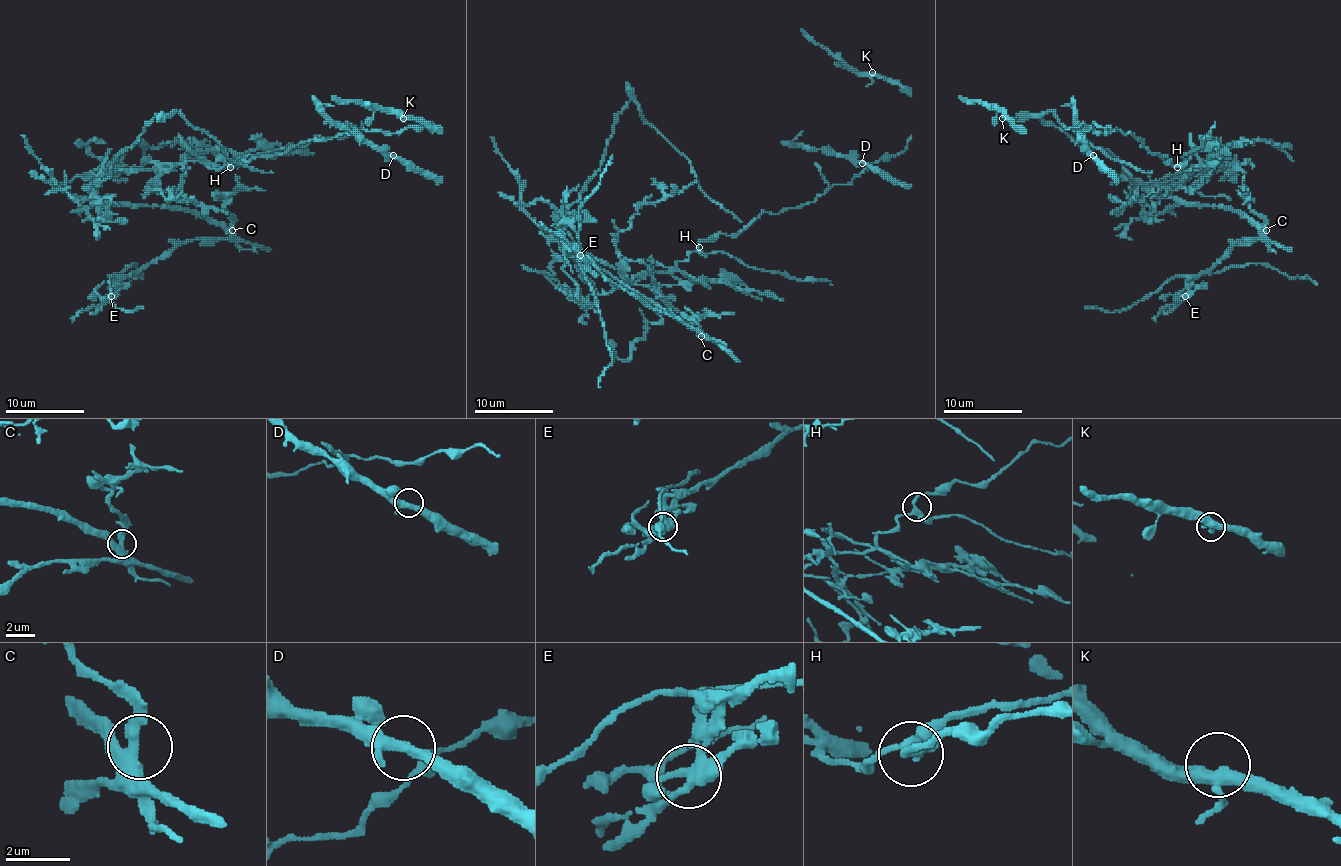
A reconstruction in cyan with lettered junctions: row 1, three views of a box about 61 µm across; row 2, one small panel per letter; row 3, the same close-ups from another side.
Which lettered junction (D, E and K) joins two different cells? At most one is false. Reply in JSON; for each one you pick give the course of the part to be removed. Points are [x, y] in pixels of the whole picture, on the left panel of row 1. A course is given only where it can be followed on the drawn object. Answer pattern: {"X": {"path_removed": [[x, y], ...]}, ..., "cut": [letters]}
{"E": {"path_removed": [[112, 297], [176, 245], [230, 236], [96, 196], [113, 171], [220, 171], [363, 129], [442, 129]]}, "cut": ["E"]}

